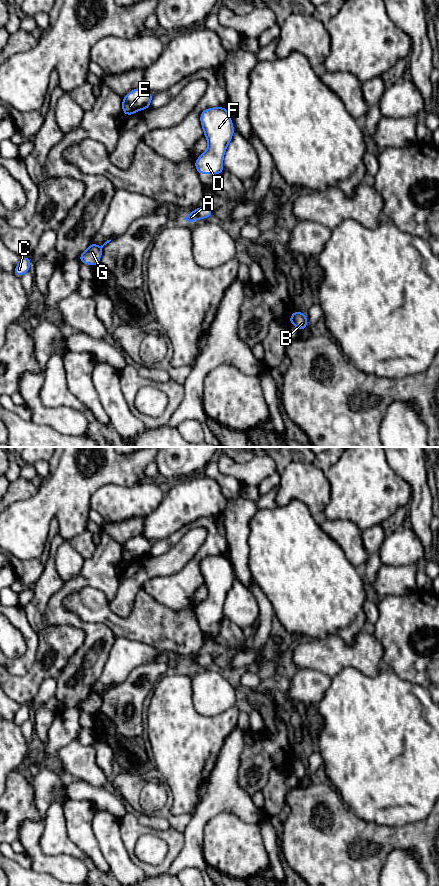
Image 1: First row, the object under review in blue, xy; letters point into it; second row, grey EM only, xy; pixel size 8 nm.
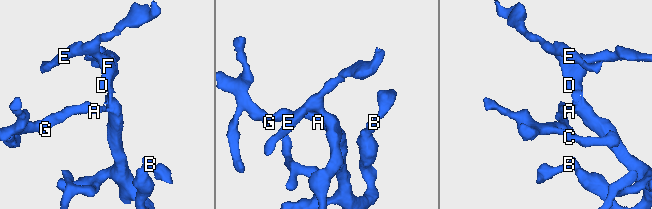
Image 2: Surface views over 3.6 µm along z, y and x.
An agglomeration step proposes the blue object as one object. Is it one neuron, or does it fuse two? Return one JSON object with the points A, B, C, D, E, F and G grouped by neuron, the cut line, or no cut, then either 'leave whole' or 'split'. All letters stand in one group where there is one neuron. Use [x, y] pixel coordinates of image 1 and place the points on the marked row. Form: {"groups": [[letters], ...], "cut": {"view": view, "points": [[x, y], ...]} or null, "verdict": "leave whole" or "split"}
{"groups": [["A", "B", "C", "D", "E", "F", "G"]], "cut": null, "verdict": "leave whole"}

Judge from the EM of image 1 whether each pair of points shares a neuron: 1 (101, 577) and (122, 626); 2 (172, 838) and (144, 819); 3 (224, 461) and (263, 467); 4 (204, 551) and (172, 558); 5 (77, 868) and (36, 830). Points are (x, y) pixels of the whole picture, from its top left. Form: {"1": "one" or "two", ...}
{"1": "two", "2": "two", "3": "one", "4": "two", "5": "one"}

